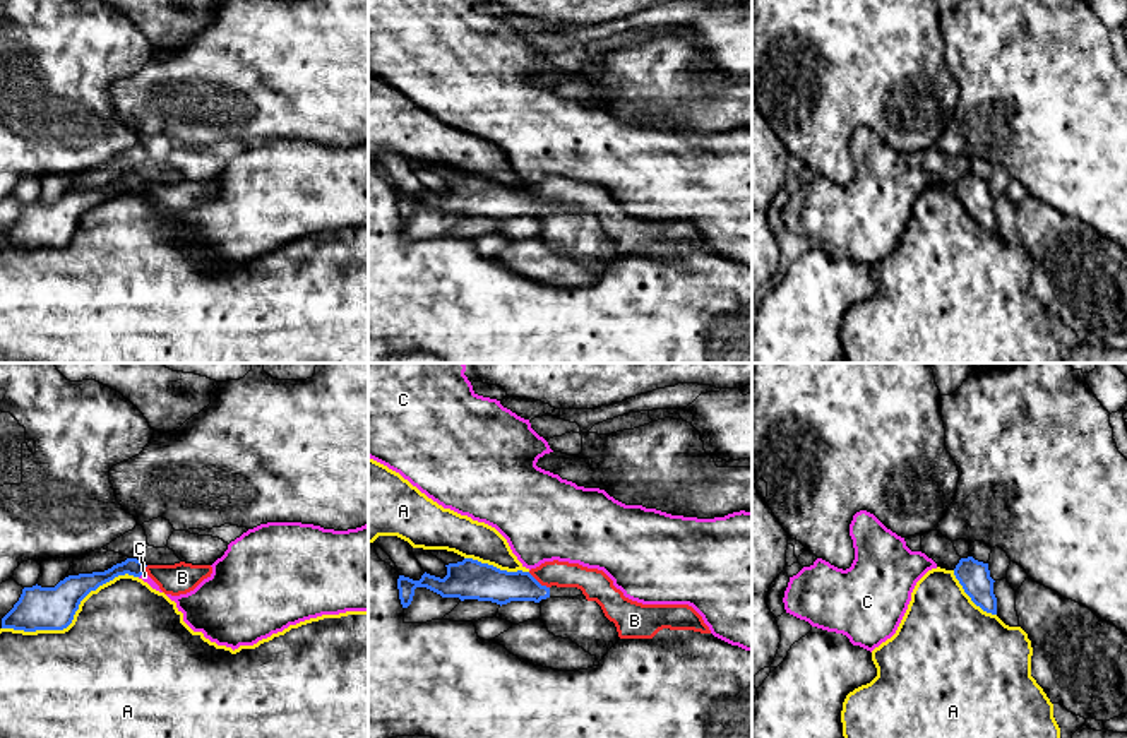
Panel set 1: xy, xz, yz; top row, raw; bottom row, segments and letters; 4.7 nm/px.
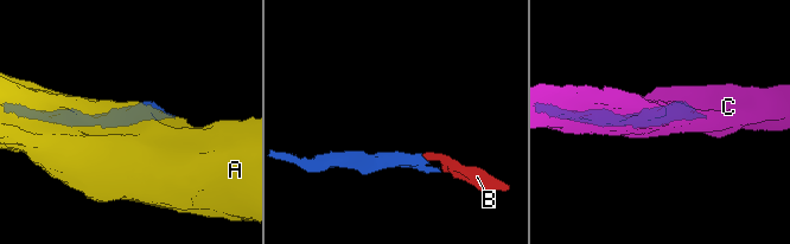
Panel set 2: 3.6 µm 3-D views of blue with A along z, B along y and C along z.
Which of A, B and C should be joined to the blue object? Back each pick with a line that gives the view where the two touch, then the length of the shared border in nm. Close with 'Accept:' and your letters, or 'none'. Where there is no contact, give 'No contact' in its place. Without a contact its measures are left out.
B: Touches blue in xz. Shared border 130 nm
Accept: B

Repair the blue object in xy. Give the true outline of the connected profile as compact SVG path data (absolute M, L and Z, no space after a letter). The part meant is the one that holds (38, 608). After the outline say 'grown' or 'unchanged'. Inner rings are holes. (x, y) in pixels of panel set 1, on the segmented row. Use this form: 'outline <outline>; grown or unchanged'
outline M127 558L104 572L69 575L55 587L24 587L19 601L2 618L2 628L24 632L67 628L80 601L99 586L118 575L140 577L147 574L164 594L180 596L194 591L204 579L211 577L211 565L146 565L137 558Z; grown

